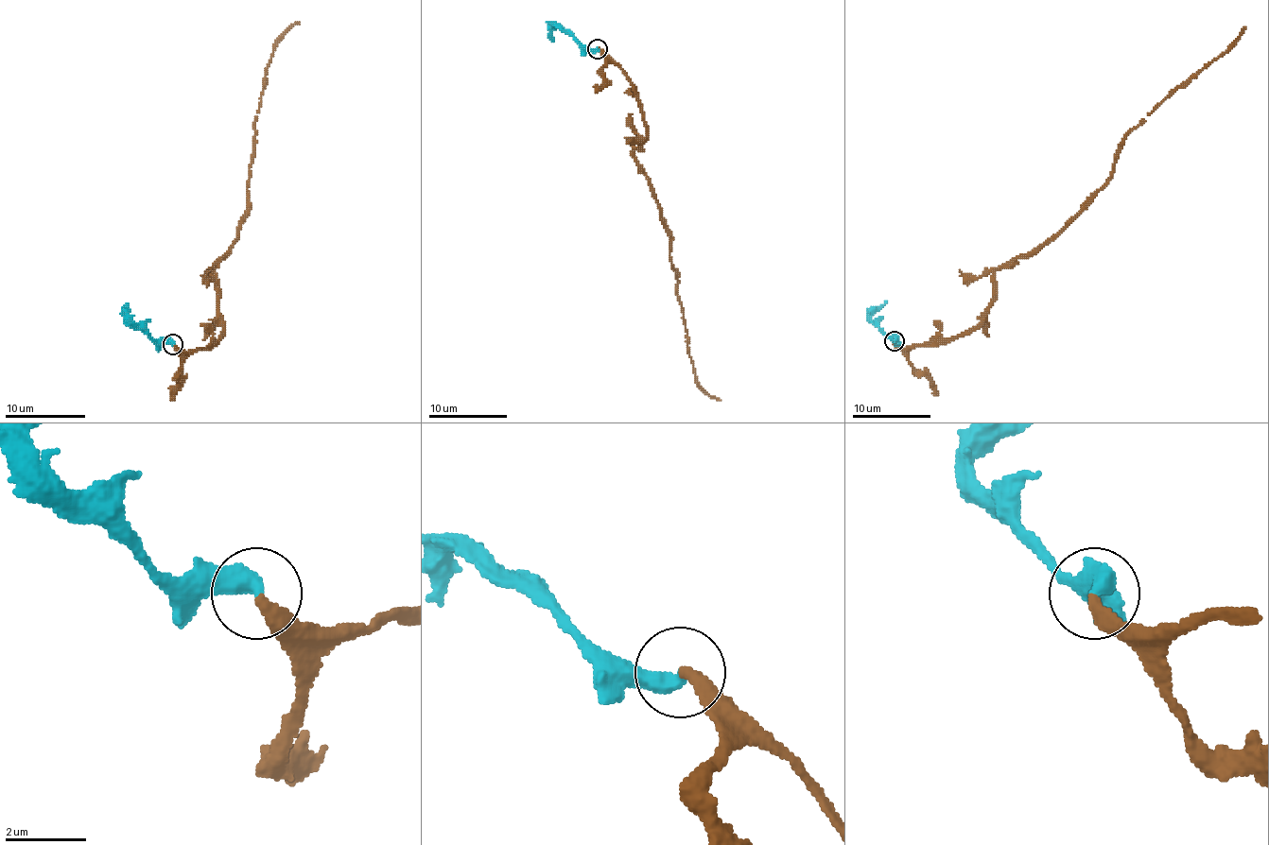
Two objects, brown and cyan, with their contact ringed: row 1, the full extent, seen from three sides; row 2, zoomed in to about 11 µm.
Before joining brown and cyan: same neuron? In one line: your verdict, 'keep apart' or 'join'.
join

